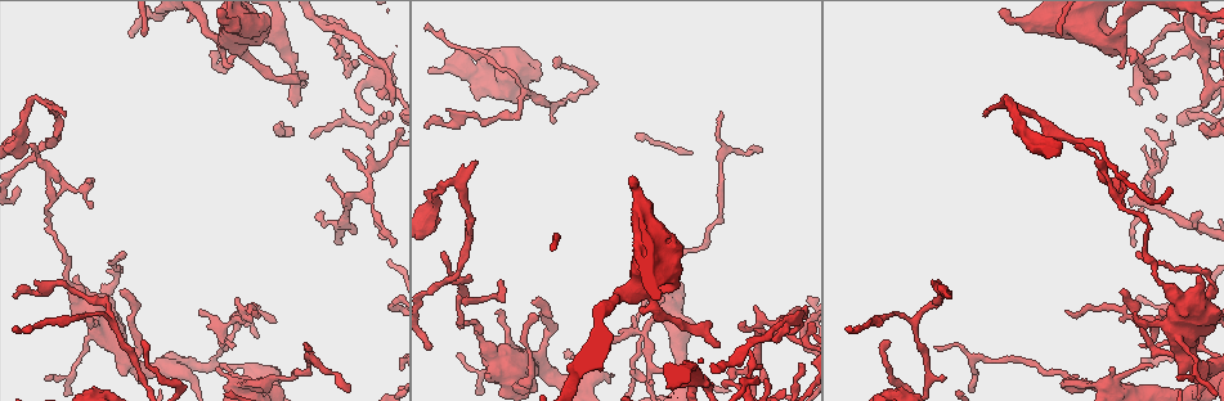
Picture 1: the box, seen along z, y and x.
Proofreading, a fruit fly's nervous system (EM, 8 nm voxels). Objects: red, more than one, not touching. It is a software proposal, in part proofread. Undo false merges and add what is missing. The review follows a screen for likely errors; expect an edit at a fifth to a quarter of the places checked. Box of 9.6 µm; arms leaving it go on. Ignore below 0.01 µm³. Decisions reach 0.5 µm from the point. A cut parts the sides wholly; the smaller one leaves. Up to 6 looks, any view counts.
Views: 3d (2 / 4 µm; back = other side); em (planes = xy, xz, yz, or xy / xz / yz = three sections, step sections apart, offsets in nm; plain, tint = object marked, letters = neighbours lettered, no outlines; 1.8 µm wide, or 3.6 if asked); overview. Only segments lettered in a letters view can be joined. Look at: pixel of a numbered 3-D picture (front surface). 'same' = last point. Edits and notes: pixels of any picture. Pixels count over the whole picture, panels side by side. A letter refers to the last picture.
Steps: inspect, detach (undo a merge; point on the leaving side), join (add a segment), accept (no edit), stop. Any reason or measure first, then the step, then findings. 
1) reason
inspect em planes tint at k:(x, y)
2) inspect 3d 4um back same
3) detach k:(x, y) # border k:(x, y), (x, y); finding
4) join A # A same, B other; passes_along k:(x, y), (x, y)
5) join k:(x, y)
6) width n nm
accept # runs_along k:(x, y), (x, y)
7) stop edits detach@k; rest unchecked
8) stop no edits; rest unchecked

tapers out
inspect 3d 4um at 1:(389, 111)

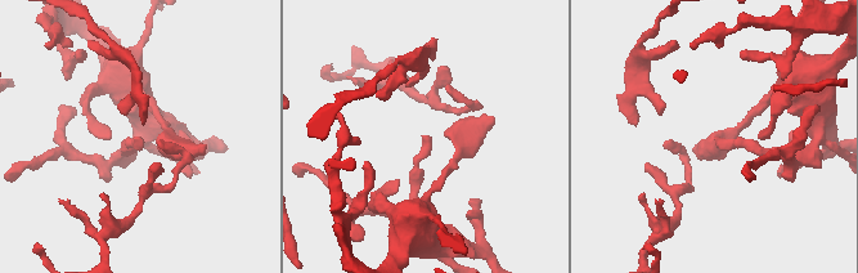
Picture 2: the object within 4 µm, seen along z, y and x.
shape alone is not enough
inspect em planes tint at 2:(426, 138)

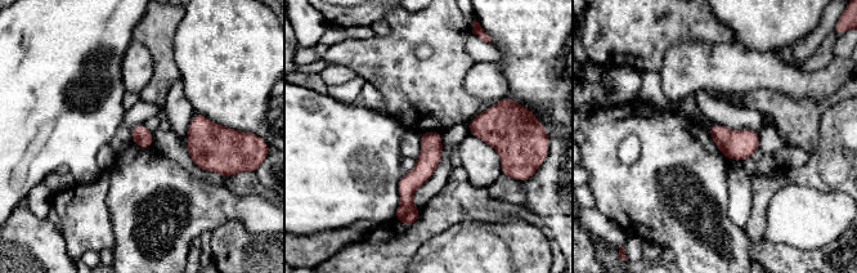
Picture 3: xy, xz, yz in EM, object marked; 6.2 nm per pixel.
inspect em planes letters same

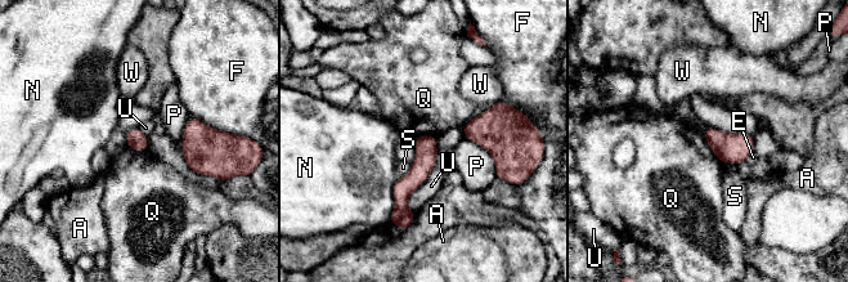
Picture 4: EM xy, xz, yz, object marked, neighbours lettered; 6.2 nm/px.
longest_contact U 420 nm
accept # A other, E other, F other, N other, P other, Q other, S other, U other, W other; border 4:(701, 133), (712, 152), (722, 162); none of them fits

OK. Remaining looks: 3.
branch stops here
inspect em xy step 8 plain at 1:(296, 104)

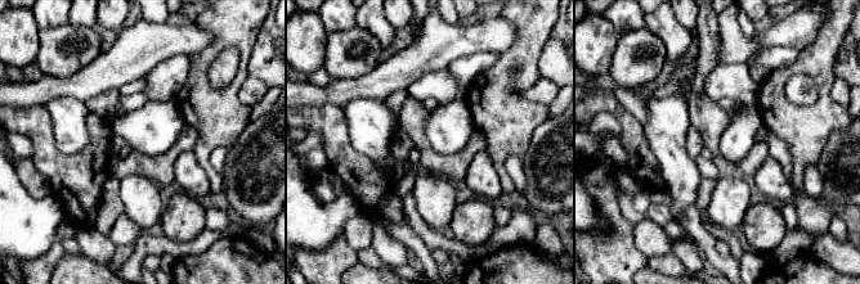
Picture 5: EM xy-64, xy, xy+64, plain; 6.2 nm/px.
what lies round it
inspect em xy step 8 letters same

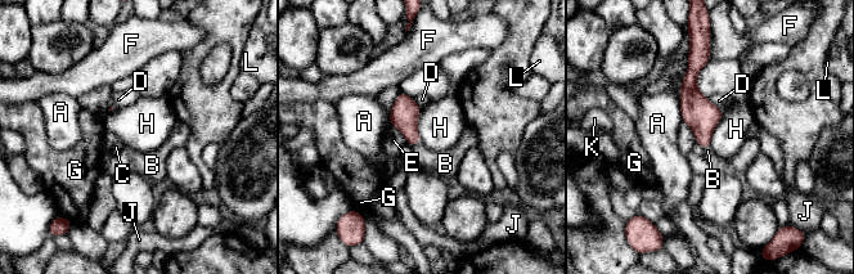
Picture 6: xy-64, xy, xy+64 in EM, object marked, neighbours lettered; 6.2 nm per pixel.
longest_contact H 260 nm
join B # A other, B same, C other, D other, E other, F other, G other, H other, J other, K other, L other; passes_along 6:(404, 113), (416, 144), (445, 164); the neuron continues

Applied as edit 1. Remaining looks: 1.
inspect em planes letters at 1:(447, 278)

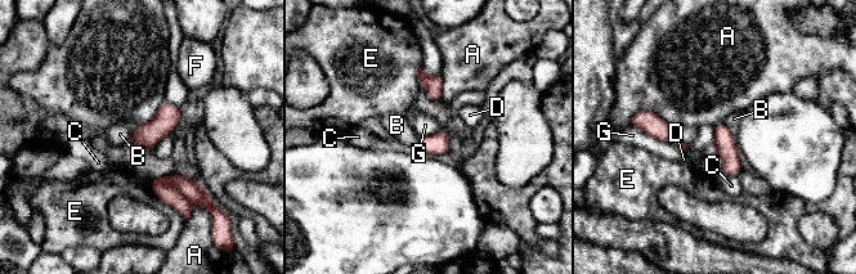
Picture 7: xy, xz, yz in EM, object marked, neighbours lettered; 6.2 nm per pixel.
width 130 nm
detach 7:(195, 193) # A other, B other, C other, D other, E other, F other, G other; two neurons meet here

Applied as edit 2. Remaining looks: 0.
stop edits join@6, detach@7; rest unchecked

